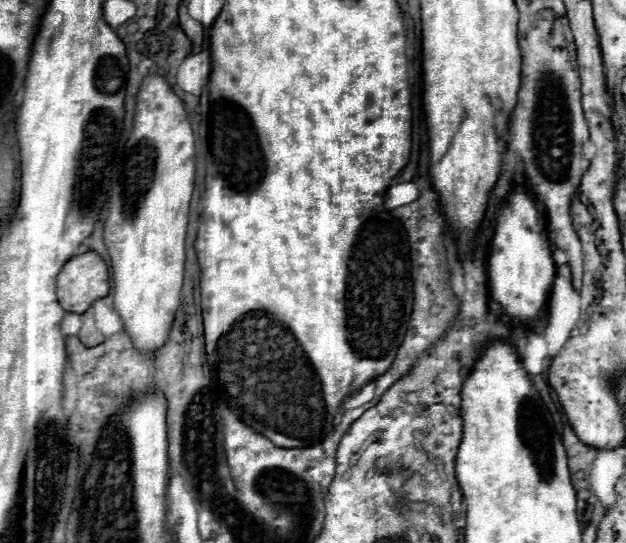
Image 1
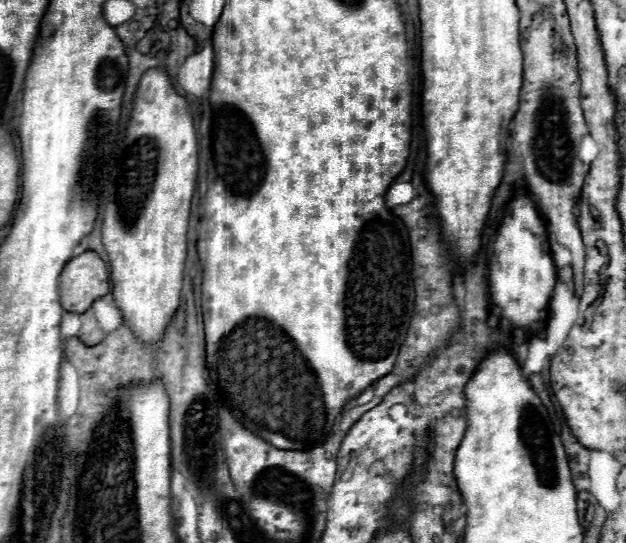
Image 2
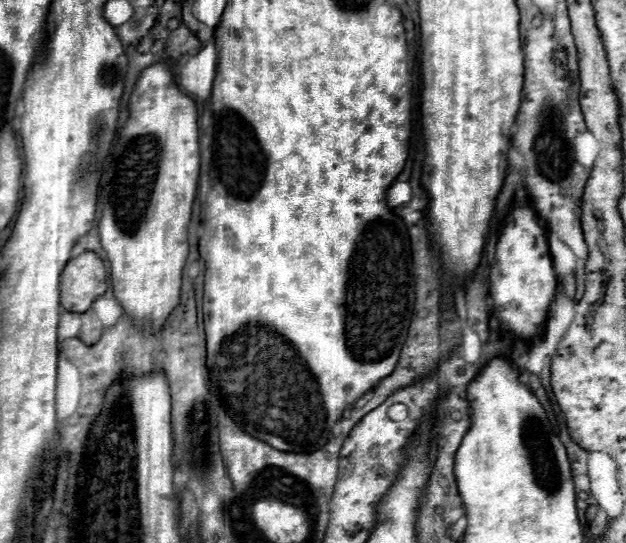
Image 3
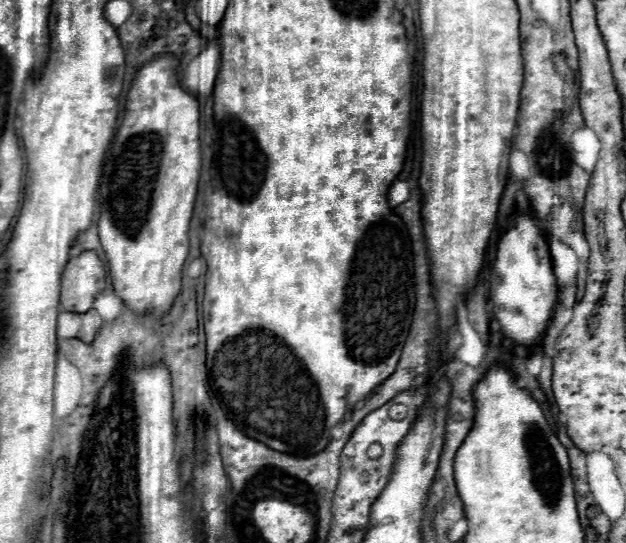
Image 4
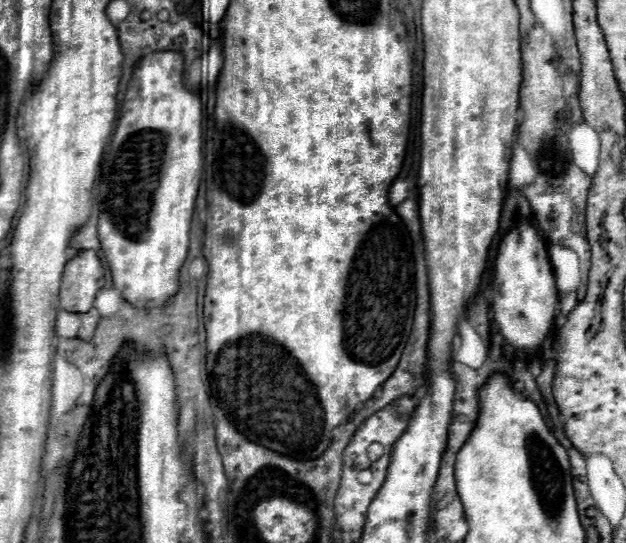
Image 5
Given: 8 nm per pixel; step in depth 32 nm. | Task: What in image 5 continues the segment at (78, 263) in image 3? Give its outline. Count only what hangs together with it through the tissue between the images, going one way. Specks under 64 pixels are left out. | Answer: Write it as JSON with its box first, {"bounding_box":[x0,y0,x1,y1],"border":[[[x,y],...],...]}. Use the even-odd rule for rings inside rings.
{"bounding_box":[60,250,104,312],"border":[[[82,250],[68,260],[60,286],[60,308],[66,312],[88,312],[98,290],[104,286],[104,268],[94,250]]]}

